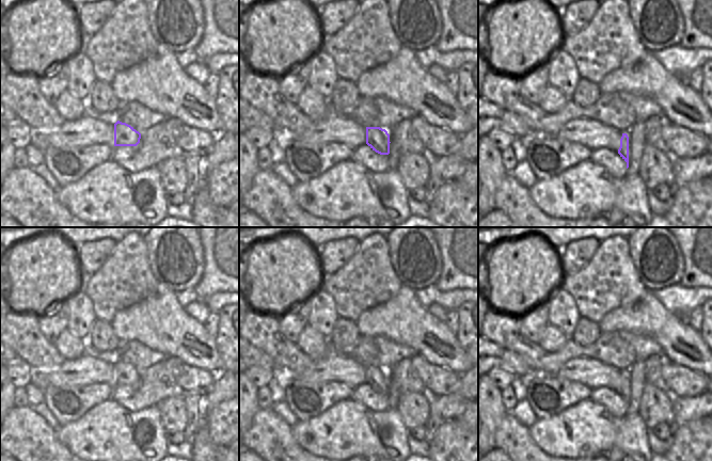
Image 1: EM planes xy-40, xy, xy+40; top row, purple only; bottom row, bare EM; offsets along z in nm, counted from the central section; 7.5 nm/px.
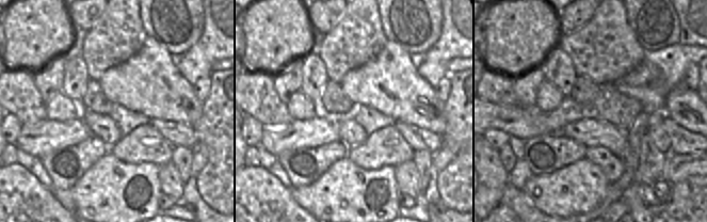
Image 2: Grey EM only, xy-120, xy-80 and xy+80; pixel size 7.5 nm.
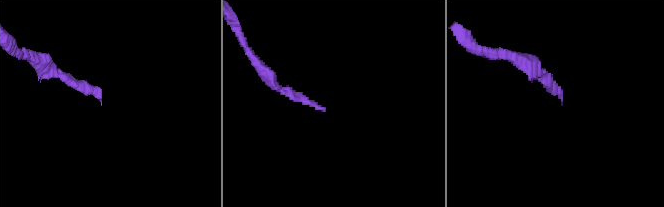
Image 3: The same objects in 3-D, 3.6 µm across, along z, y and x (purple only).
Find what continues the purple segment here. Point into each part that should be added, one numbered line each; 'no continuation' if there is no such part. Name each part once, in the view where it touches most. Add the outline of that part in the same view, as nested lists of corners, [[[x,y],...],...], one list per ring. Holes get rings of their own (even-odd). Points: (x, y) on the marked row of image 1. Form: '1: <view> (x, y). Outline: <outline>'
1: xy+40 (636, 134). Outline: [[[637,121],[627,132],[629,137],[629,168],[627,174],[639,173],[639,162],[646,147],[646,123]]]

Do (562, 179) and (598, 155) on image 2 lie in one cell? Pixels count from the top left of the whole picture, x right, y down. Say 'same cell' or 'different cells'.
different cells

